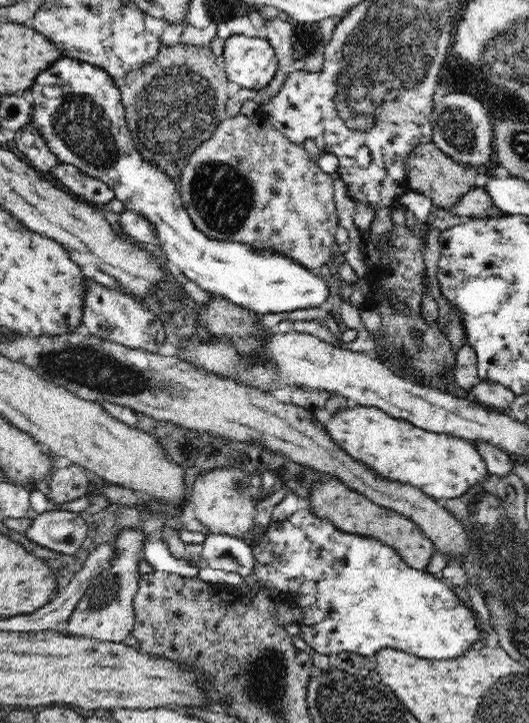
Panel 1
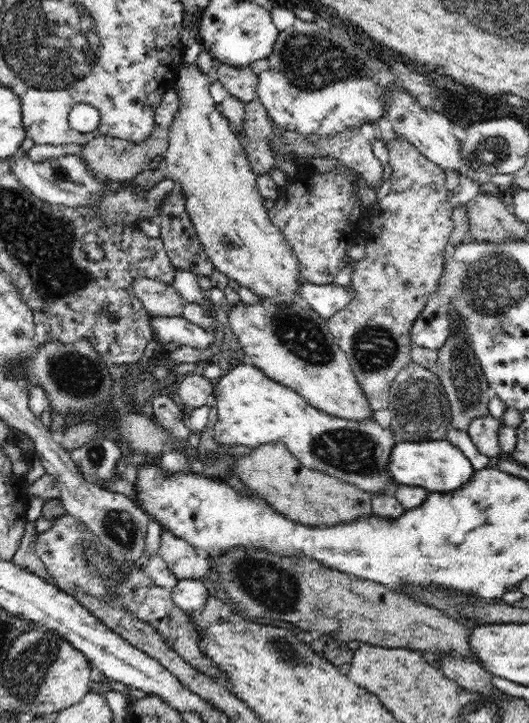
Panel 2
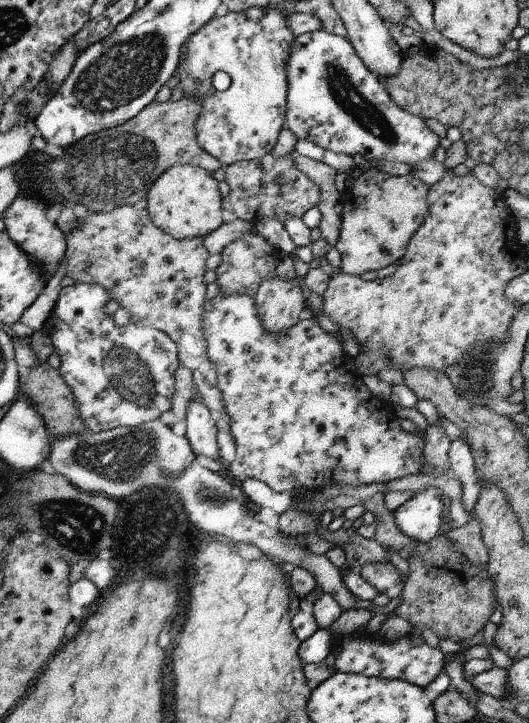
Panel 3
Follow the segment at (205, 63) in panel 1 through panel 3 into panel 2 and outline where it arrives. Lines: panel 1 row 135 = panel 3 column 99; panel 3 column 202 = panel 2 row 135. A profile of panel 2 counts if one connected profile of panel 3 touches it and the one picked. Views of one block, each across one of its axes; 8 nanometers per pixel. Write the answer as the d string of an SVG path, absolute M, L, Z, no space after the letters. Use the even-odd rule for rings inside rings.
M154 124L154 130L150 132L150 136L146 140L140 140L140 142L122 140L114 136L96 136L96 138L89 140L82 146L81 158L90 170L107 178L107 180L112 180L113 182L132 181L138 173L148 169L148 164L151 160L166 152L168 148L168 132L169 129Z

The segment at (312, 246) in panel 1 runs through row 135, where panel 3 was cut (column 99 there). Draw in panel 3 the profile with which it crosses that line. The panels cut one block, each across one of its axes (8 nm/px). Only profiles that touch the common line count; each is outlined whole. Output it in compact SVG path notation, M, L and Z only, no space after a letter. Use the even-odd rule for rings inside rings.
M124 204L114 210L108 210L108 212L90 212L88 210L88 215L83 219L78 219L78 224L72 232L68 232L67 235L67 254L65 259L66 264L66 276L74 279L75 283L78 284L98 284L102 288L106 288L110 292L110 300L116 300L119 305L129 310L130 313L130 323L143 324L144 326L149 326L150 328L155 328L160 332L164 332L177 345L179 345L179 357L180 364L189 368L190 370L198 370L199 366L208 360L208 344L206 344L206 338L204 338L204 332L202 329L202 318L204 318L204 294L206 294L206 284L204 284L204 274L206 274L206 260L211 255L203 243L203 237L198 238L186 238L186 240L176 240L176 237L170 236L165 233L163 229L158 228L155 223L151 220L151 215L147 209L138 210L136 206L132 204Z

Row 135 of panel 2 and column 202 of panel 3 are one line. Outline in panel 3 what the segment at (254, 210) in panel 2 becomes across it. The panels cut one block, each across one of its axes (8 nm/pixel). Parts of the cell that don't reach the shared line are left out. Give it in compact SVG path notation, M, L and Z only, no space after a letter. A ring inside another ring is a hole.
M174 165L156 179L147 196L147 211L155 225L176 240L198 238L220 228L222 199L218 181L208 171L196 165Z

